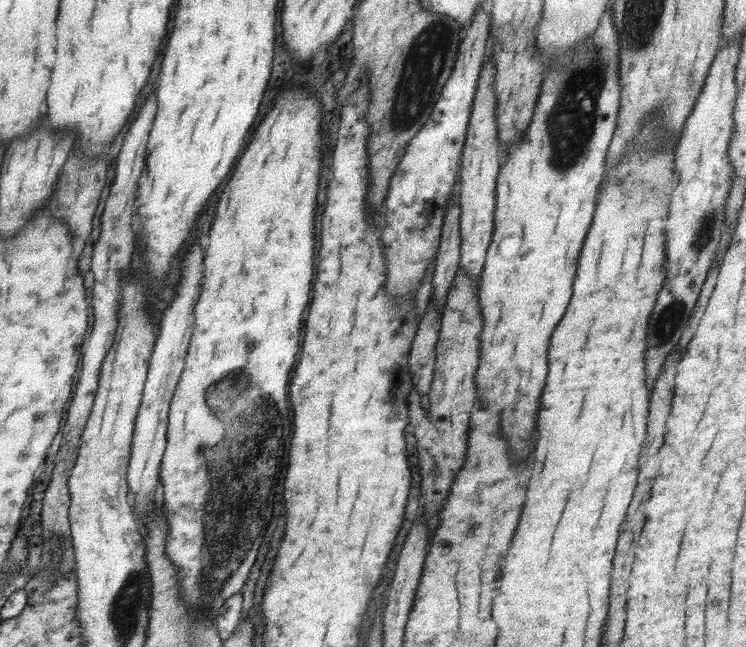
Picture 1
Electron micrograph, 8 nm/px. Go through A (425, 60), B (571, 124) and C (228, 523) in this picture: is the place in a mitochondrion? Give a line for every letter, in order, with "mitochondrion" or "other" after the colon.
A: mitochondrion
B: mitochondrion
C: mitochondrion

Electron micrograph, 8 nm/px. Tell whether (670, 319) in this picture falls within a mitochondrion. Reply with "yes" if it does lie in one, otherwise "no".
yes

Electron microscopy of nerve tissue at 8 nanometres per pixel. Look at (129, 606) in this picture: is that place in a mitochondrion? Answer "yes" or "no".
yes

